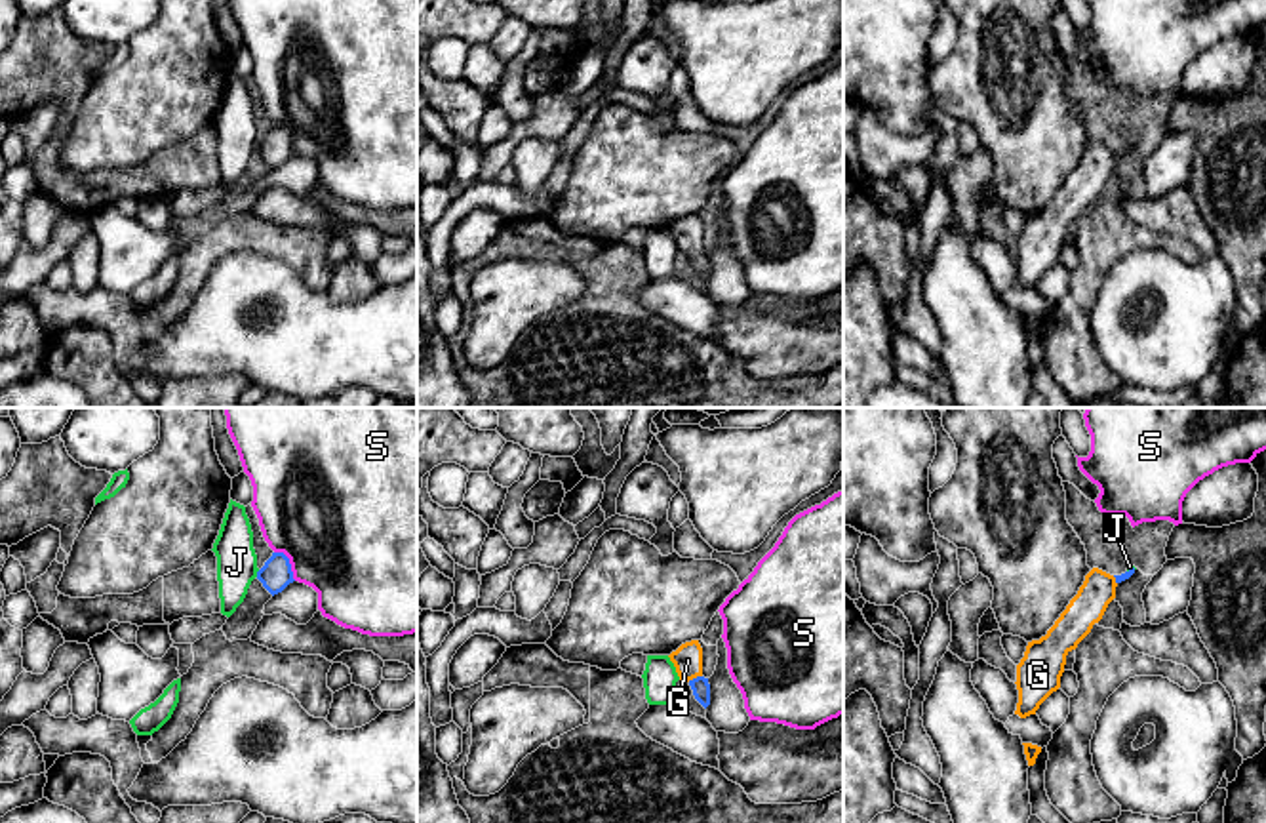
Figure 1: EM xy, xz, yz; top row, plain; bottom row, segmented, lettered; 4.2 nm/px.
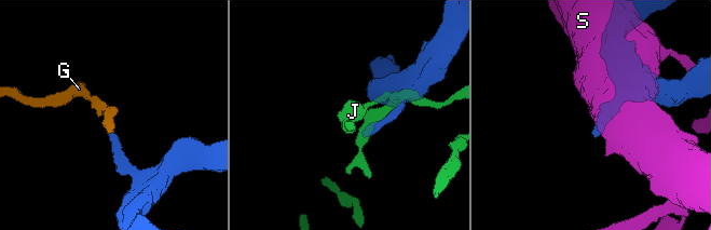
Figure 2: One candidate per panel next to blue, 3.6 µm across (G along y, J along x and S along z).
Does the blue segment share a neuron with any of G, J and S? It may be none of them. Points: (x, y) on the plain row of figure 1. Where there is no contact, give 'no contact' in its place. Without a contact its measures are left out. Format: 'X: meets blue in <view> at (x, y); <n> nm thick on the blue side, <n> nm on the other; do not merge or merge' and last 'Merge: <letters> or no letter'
G: meets blue in xz at (693, 252); 80 nm thick on the blue side, 130 nm on the other; merge
J: meets blue in xy at (257, 147); 130 nm thick on the blue side, 180 nm on the other; do not merge
S: meets blue in xy at (288, 136); 130 nm thick on the blue side, 480 nm on the other; do not merge
Merge: G

